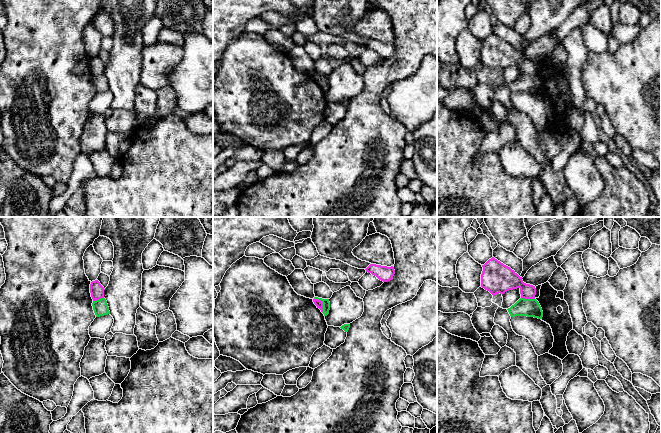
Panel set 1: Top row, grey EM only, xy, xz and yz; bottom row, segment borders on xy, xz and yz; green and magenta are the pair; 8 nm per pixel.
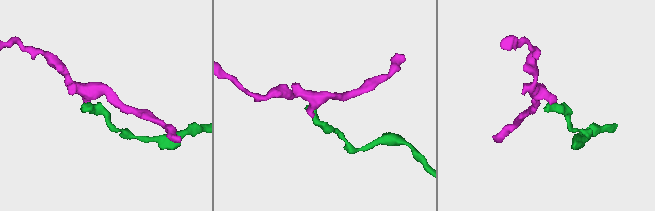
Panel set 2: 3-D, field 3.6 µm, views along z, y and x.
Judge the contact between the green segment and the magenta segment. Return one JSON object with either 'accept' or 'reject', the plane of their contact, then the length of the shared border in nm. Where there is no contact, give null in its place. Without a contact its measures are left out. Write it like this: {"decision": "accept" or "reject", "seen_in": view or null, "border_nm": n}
{"decision": "reject", "seen_in": "xz", "border_nm": 140}

